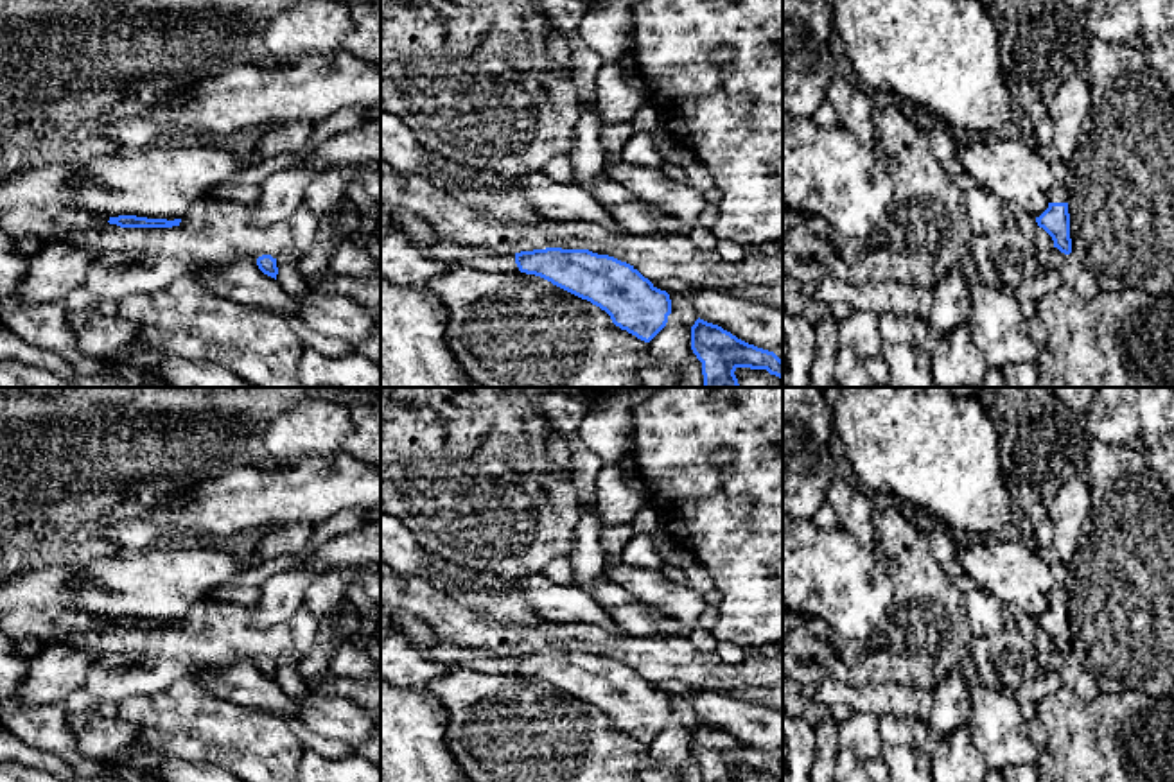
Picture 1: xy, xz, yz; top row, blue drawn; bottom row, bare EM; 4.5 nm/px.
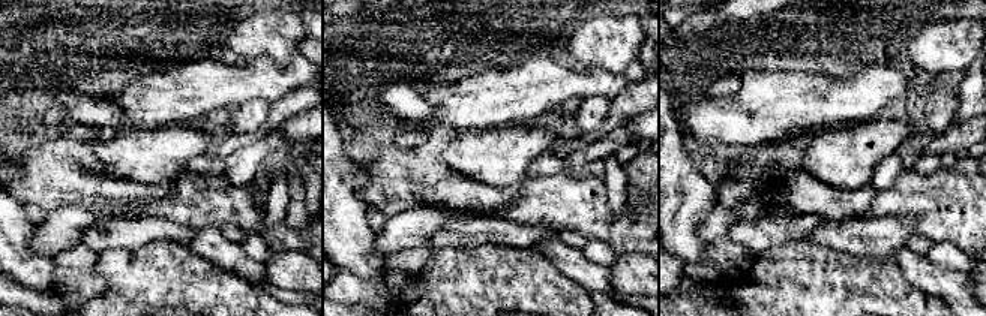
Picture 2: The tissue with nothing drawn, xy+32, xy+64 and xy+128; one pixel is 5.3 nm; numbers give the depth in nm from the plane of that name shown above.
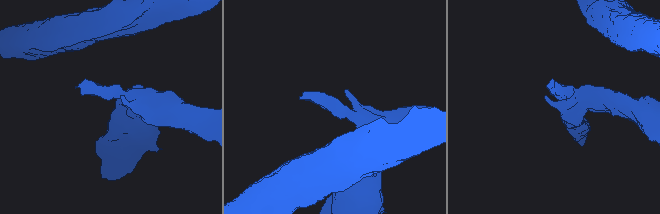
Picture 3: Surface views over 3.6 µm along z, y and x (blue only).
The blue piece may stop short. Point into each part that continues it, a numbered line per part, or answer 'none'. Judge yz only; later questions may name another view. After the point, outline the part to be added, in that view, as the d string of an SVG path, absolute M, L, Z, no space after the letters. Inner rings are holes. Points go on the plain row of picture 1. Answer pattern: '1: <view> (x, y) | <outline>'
1: yz (1058, 594) | M1061 581L1050 590L1048 604L1068 604L1068 595Z

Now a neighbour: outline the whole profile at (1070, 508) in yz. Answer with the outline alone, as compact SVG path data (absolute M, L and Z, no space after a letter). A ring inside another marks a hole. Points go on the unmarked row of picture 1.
M1070 479L1056 493L1047 518L1052 524L1052 547L1070 563L1091 513L1091 493L1086 479Z

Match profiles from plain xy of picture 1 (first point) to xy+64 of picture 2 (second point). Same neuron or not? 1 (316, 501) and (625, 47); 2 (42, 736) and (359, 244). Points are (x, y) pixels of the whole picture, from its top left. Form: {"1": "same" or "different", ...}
{"1": "different", "2": "same"}

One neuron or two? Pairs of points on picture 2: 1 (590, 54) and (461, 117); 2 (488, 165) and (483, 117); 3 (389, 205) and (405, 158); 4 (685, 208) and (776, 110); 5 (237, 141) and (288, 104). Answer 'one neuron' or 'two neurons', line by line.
1: two neurons
2: two neurons
3: one neuron
4: two neurons
5: one neuron

